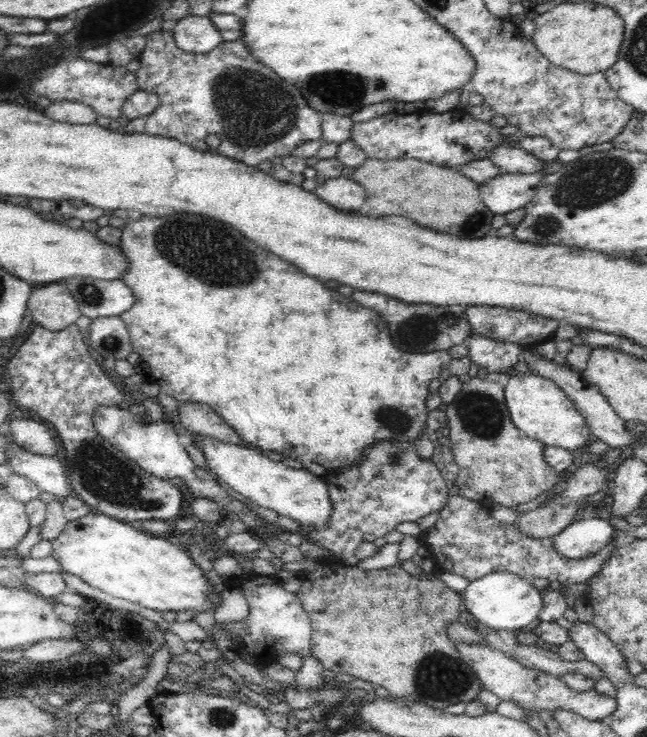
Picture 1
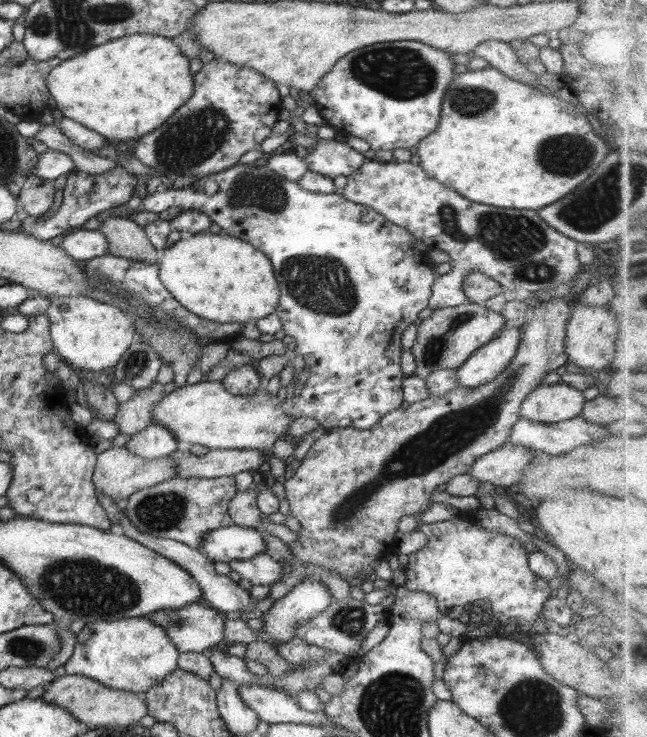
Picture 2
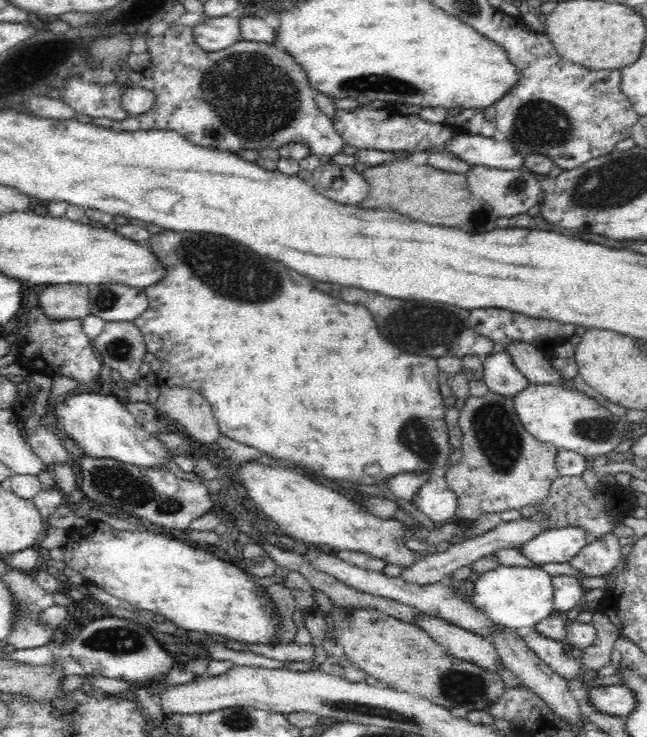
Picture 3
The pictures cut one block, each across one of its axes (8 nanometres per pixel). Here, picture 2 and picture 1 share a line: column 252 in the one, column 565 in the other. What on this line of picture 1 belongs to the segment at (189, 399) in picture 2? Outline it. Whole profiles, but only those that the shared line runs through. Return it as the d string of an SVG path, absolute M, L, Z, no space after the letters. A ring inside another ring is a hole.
M516 373L506 382L504 396L513 425L534 440L543 442L545 446L584 452L594 438L572 399L548 378L530 373Z

